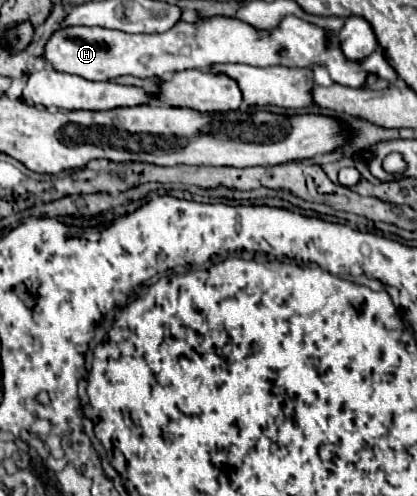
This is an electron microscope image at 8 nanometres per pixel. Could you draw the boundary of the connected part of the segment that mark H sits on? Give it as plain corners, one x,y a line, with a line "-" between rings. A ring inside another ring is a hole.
213,17
205,25
179,21
173,29
159,35
131,35
101,27
73,27
59,29
45,45
45,59
57,71
75,73
91,81
109,81
119,75
133,77
157,77
167,79
175,71
183,69
207,69
213,63
247,63
255,67
285,65
285,67
311,67
321,65
331,73
331,79
345,87
363,87
369,73
377,73
381,79
395,79
395,69
387,63
381,49
373,51
361,63
347,61
339,47
327,47
327,35
317,25
311,25
297,17
285,17
273,31
257,31
233,17

